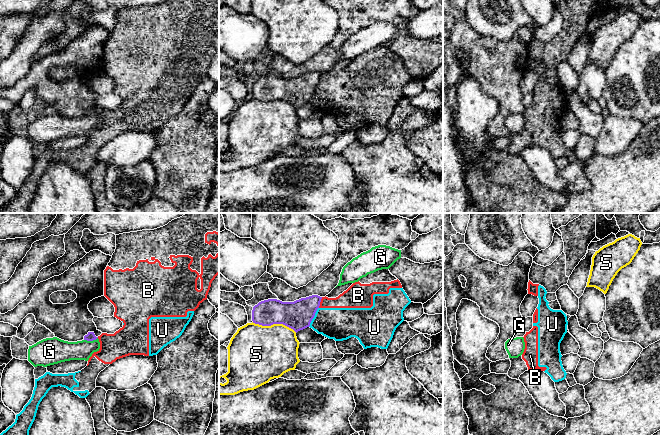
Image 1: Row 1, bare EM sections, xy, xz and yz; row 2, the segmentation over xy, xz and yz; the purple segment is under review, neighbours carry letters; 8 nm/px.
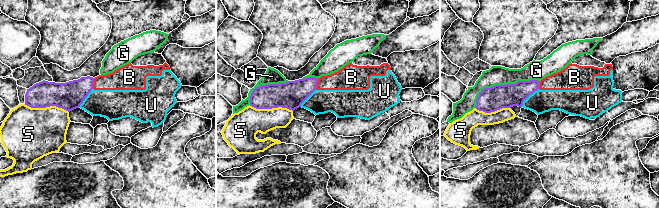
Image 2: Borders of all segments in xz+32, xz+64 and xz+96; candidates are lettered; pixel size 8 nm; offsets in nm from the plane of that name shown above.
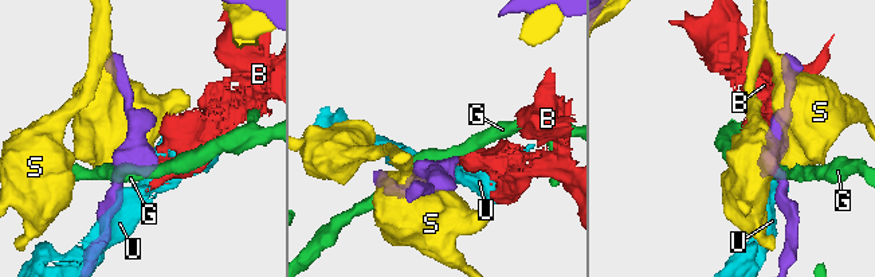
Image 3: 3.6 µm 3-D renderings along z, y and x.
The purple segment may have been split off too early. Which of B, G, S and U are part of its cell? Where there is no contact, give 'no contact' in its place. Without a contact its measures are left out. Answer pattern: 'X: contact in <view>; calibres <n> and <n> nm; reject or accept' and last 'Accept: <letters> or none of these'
B: contact in xz; calibres 240 and 160 nm; reject
G: contact in xy; calibres 70 and 170 nm; reject
S: contact in xz; calibres 240 and 440 nm; reject
U: contact in xz; calibres 240 and 260 nm; reject
Accept: none of these

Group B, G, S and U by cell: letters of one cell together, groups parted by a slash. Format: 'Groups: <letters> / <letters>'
Groups: B U / G / S

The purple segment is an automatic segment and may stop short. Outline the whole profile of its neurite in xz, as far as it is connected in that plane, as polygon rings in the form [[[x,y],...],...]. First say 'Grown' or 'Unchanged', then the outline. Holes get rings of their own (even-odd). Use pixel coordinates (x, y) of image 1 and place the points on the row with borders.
Unchanged. [[[312,295],[294,302],[268,299],[253,307],[252,321],[262,326],[283,324],[296,333],[310,326],[322,297]]]

